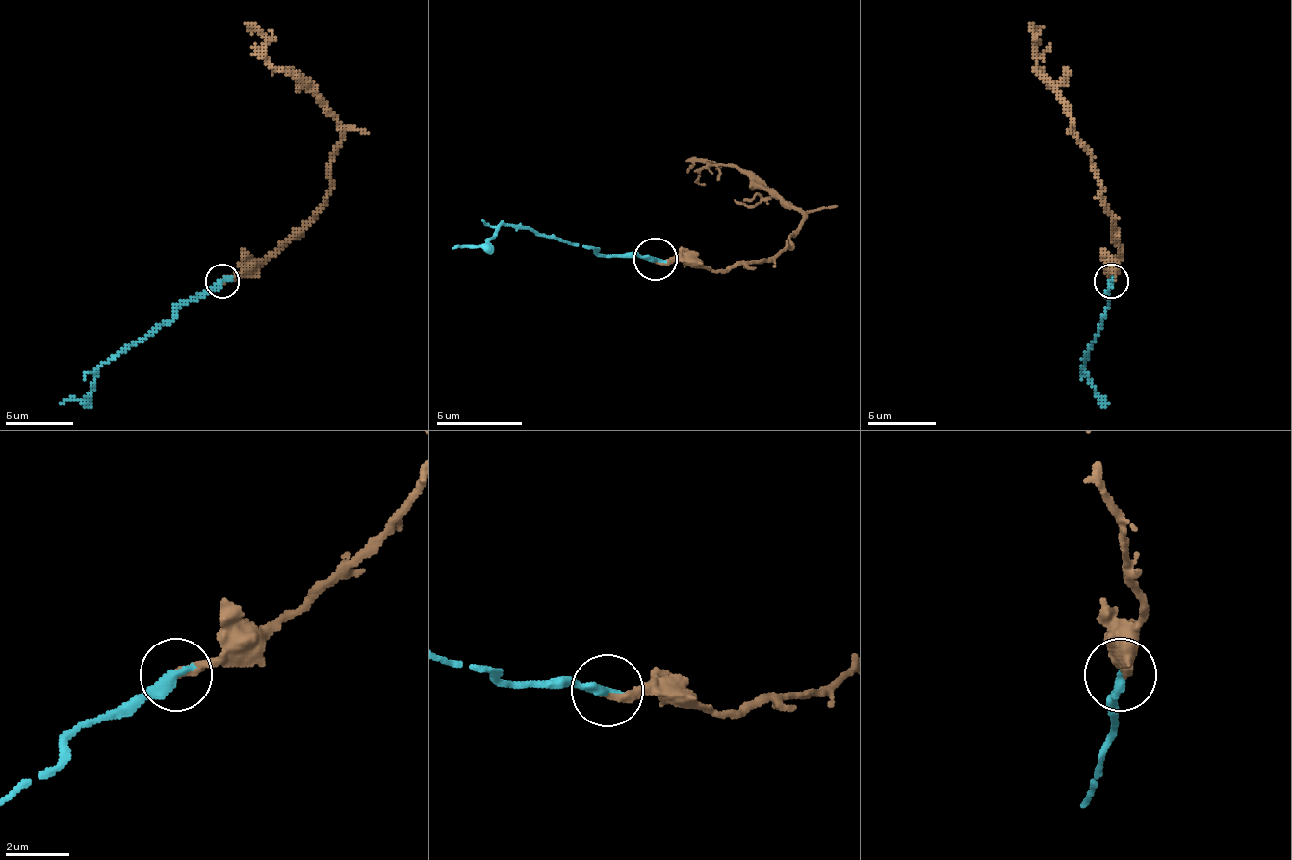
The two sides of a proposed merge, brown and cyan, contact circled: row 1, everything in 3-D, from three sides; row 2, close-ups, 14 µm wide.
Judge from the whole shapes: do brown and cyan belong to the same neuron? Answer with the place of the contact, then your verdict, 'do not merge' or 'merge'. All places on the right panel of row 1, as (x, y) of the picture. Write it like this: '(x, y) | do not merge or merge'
(1111, 281) | merge

